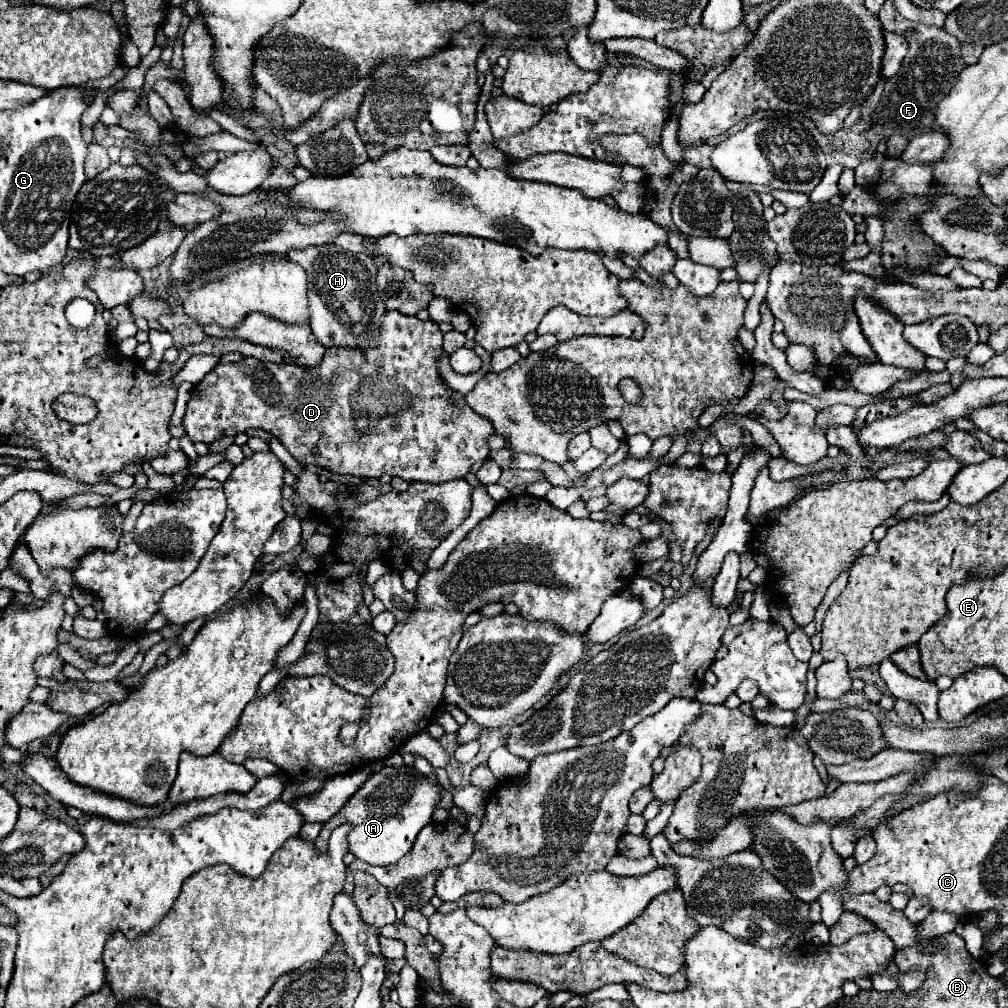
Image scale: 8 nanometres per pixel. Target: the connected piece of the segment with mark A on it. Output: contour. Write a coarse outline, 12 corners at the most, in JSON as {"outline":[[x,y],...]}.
{"outline":[[383,767],[323,823],[349,851],[397,863],[431,821],[443,787]]}

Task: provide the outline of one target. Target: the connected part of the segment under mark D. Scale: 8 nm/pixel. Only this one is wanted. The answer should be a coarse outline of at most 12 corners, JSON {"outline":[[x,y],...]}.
{"outline":[[431,319],[315,369],[245,357],[191,391],[193,443],[247,429],[299,465],[443,483],[493,425]]}

